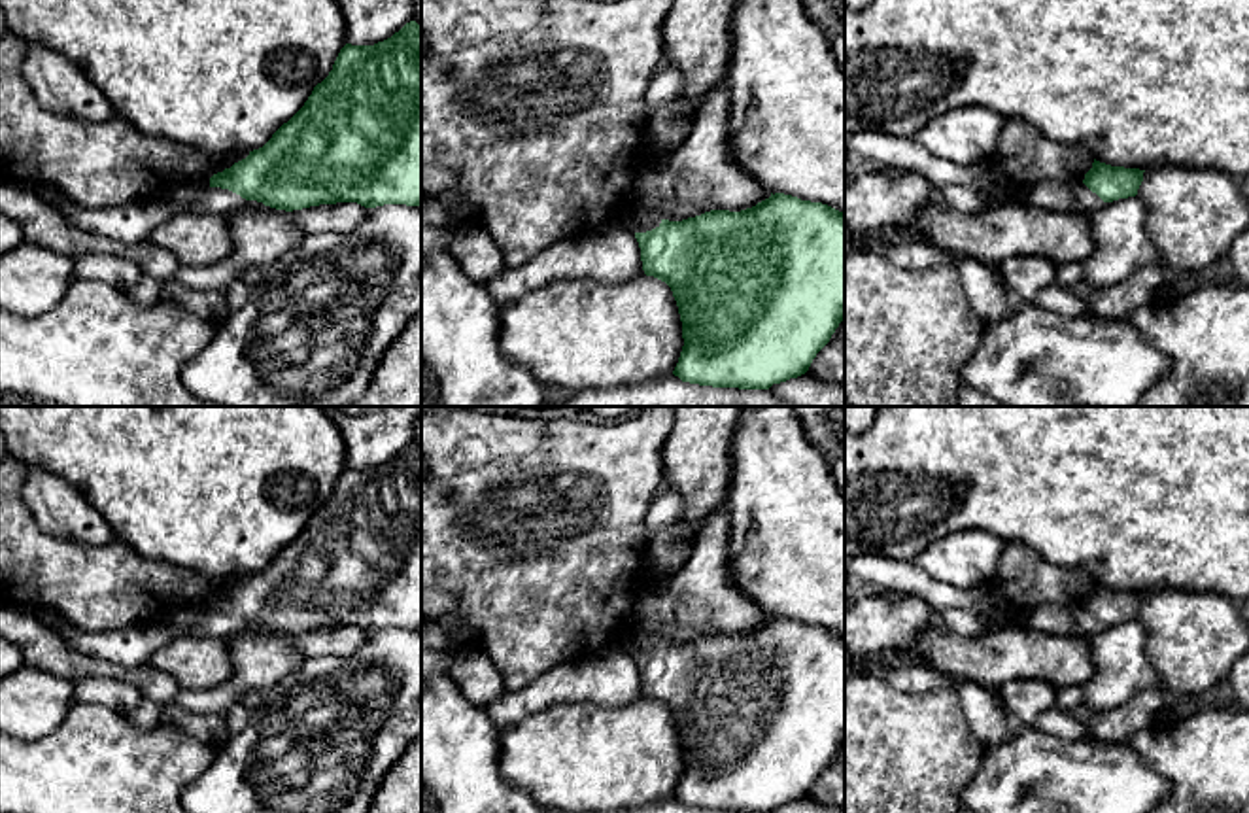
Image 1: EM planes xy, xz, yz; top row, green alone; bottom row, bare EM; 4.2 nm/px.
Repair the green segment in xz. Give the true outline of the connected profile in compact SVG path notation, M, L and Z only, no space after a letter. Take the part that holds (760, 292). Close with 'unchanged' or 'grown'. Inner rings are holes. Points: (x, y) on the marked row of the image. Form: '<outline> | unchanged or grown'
M771 193L741 212L710 210L682 221L641 206L627 229L639 242L644 274L665 282L676 301L684 346L673 374L682 382L769 389L805 374L845 320L845 214L828 204Z | grown

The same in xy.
M416 21L374 45L346 43L304 106L263 147L214 174L198 204L149 199L87 208L68 199L55 206L76 227L138 244L180 212L229 214L248 200L285 212L336 202L421 206L421 26Z | grown

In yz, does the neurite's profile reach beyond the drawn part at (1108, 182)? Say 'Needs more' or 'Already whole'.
Needs more

